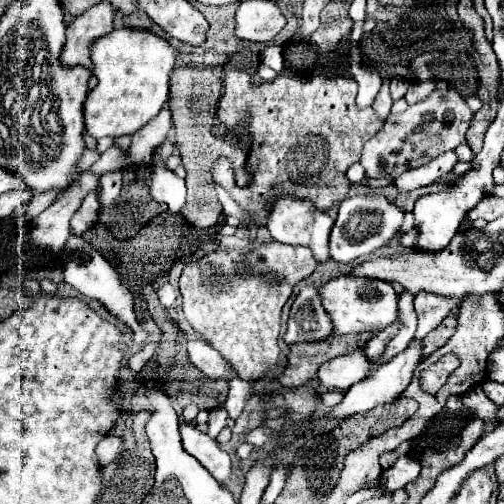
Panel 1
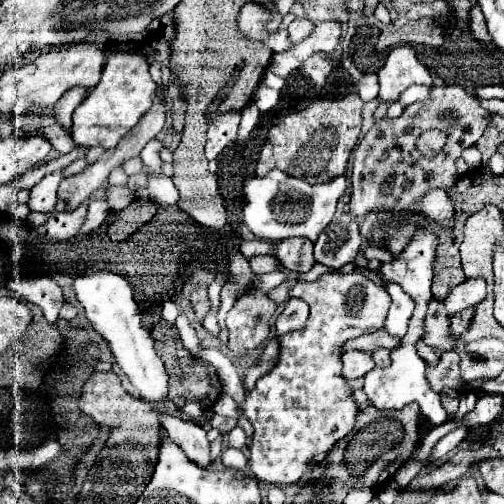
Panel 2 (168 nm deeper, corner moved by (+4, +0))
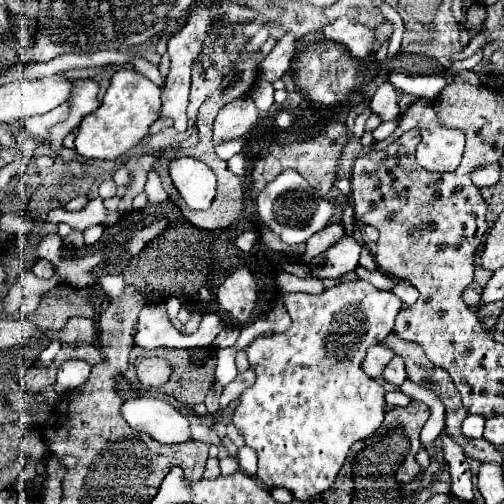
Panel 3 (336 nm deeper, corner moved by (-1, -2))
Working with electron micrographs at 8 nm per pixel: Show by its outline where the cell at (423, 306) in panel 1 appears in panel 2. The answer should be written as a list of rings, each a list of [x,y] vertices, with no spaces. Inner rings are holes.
[[[473,278],[453,288],[453,292],[443,298],[443,306],[447,306],[447,314],[457,314],[465,308],[473,308],[485,298],[485,280]]]

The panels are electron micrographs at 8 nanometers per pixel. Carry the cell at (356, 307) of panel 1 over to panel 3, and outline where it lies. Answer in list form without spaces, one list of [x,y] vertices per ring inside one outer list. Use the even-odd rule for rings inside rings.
[[[358,280],[358,282],[342,282],[334,288],[328,288],[326,292],[322,294],[282,294],[282,302],[292,318],[292,324],[286,332],[282,334],[272,334],[272,336],[260,336],[256,338],[248,348],[246,348],[246,354],[248,354],[248,362],[250,362],[250,368],[256,372],[256,382],[254,386],[250,386],[242,396],[240,396],[240,404],[234,412],[234,426],[238,428],[238,432],[244,436],[244,442],[246,446],[254,448],[256,450],[256,456],[258,456],[258,472],[256,472],[256,478],[266,486],[266,488],[286,488],[290,490],[290,494],[300,500],[300,502],[308,502],[316,496],[320,496],[324,490],[328,490],[346,456],[348,456],[348,450],[352,448],[354,442],[358,440],[364,440],[372,434],[376,434],[376,430],[380,428],[382,420],[384,420],[384,414],[386,414],[386,402],[384,402],[384,394],[386,390],[382,388],[382,384],[378,384],[374,378],[366,376],[366,372],[362,372],[362,360],[366,358],[366,350],[374,344],[380,344],[394,328],[394,320],[396,320],[396,314],[402,310],[402,302],[388,290],[378,290],[376,286],[372,286],[370,282],[364,282],[364,280]]]

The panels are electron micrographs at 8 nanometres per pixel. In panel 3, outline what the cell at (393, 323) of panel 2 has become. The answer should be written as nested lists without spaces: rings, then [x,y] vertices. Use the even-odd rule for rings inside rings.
[[[400,280],[394,288],[392,288],[392,292],[408,306],[408,304],[414,304],[416,300],[418,300],[418,290],[412,286],[412,284],[408,284],[408,282],[404,282],[404,280]]]

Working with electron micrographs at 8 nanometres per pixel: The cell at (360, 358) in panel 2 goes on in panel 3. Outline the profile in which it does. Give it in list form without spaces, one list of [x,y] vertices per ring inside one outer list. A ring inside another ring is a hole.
[[[376,344],[376,346],[372,346],[372,348],[368,350],[368,354],[366,354],[366,360],[364,360],[364,372],[366,372],[368,376],[372,376],[372,378],[380,378],[382,372],[384,372],[384,368],[386,368],[386,364],[388,364],[394,356],[396,356],[396,352],[394,352],[390,346],[386,346],[386,344]]]

